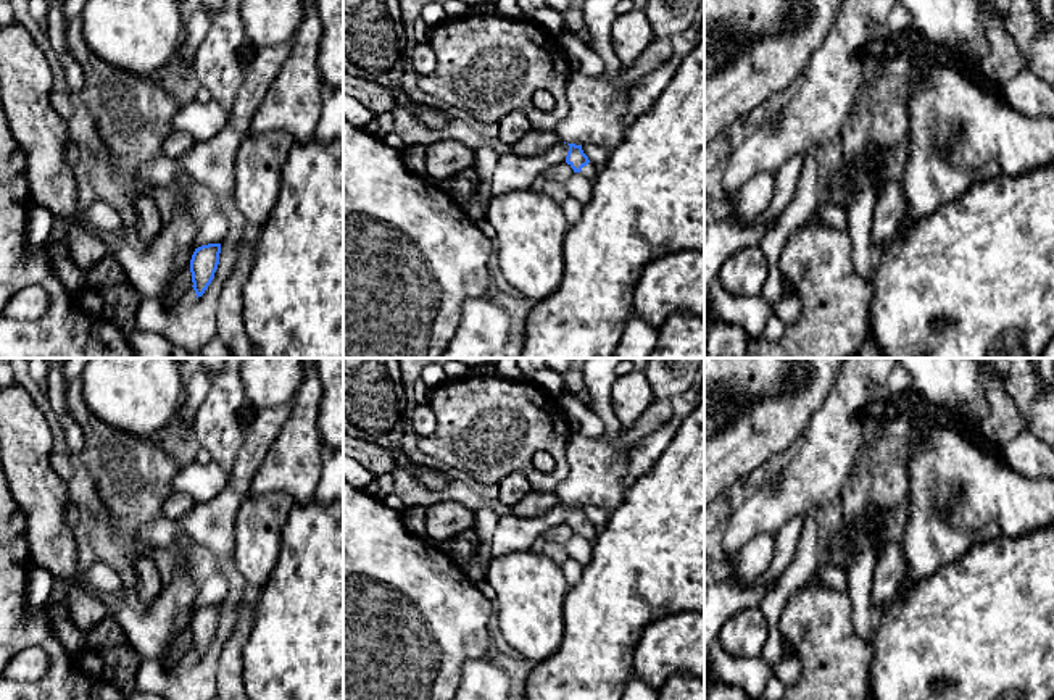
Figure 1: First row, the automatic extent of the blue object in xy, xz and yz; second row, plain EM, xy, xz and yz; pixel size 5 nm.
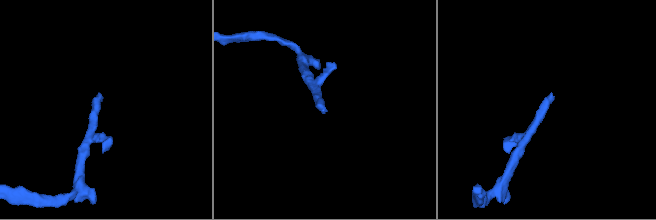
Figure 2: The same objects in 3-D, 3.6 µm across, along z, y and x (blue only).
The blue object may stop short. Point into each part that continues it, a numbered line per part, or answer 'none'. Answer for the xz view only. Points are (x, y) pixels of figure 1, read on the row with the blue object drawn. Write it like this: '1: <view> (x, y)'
1: xz (590, 171)

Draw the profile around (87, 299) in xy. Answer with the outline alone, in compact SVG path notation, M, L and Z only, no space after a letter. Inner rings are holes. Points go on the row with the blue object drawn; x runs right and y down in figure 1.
M84 287L74 295L74 298L84 311L90 315L103 315L103 302L93 289Z

